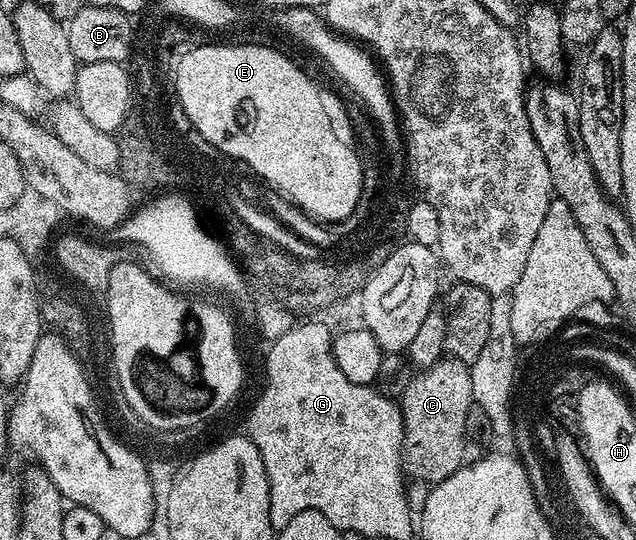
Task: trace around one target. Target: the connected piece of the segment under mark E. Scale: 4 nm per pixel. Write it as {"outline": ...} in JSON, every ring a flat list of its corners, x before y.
{"outline":[[196,44,184,55,179,55,178,61,178,96,184,101,186,107,186,116,194,120,195,127,199,127,205,140,214,144,214,148,221,150,237,161,244,163,249,171,257,179,263,180,267,185,275,187,280,193,290,201,295,202,305,211,317,220,323,220,328,224,340,224,348,220,355,212,355,206,358,204,360,189,363,188,363,168,356,170,356,162,359,158,352,158,348,154,348,148,342,144,339,129,334,125,333,115,326,105,325,95,320,95,320,90,303,74,301,67,285,51,276,50,270,46,257,46,249,44,220,44,224,46,214,46,218,44]]}

